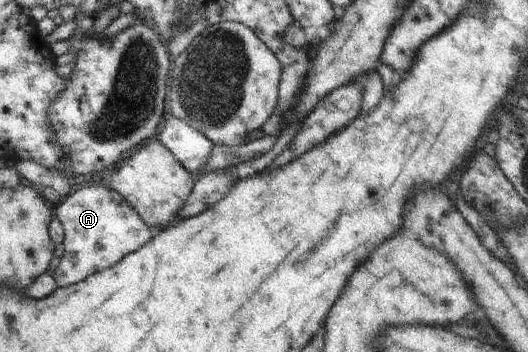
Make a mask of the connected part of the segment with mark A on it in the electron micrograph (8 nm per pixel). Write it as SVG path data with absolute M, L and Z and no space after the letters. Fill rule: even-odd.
M106 182L99 185L82 187L69 198L62 200L56 208L56 217L64 227L63 256L54 265L54 279L60 288L67 288L72 284L80 283L87 277L98 272L113 268L120 263L128 254L142 249L155 235L148 227L147 222L130 205L129 201L114 189L110 189Z

